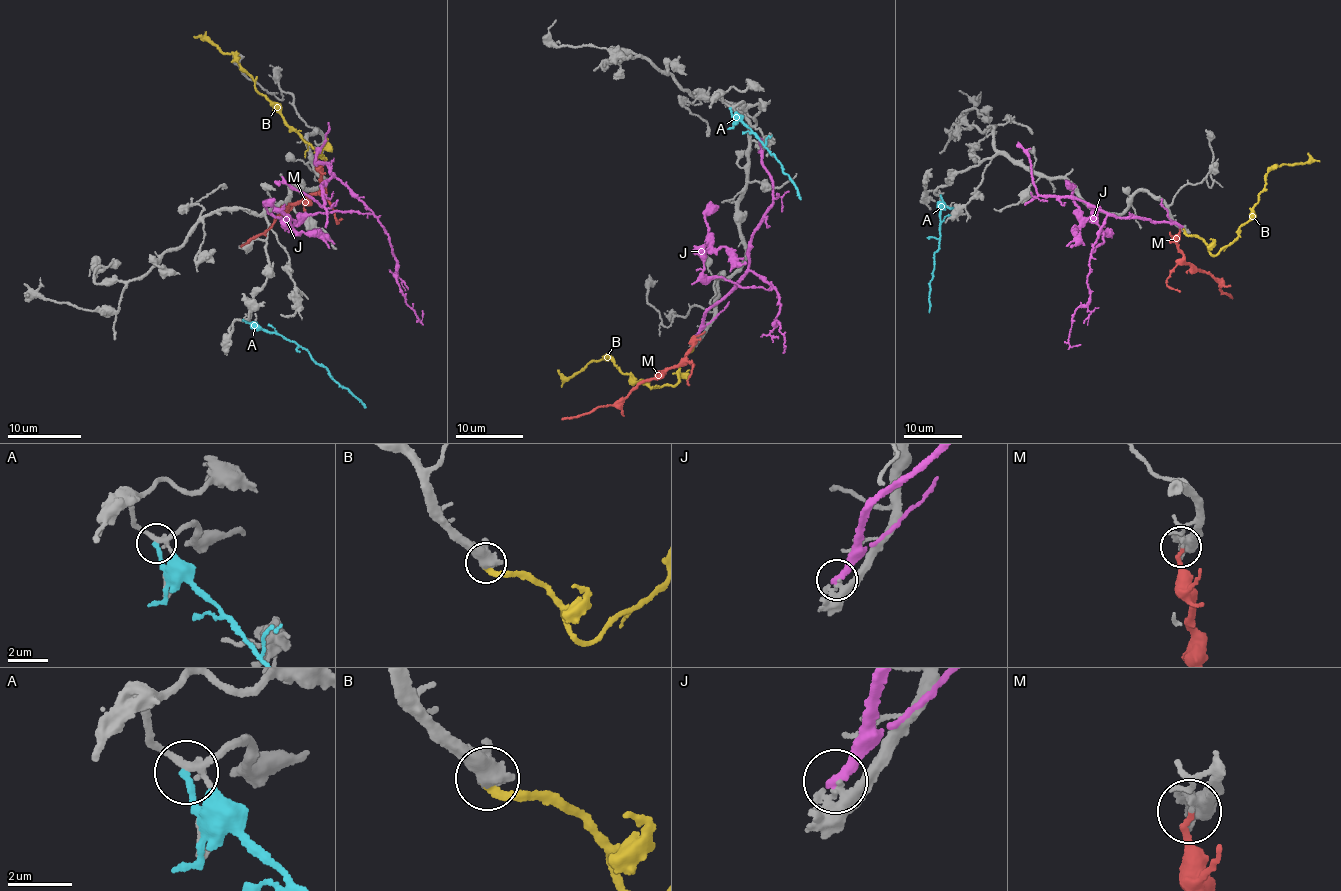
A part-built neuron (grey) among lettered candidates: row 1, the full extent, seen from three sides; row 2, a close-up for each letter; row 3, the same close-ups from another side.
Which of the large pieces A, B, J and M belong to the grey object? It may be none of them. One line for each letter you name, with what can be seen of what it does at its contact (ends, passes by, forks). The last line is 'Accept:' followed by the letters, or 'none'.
Accept: none

